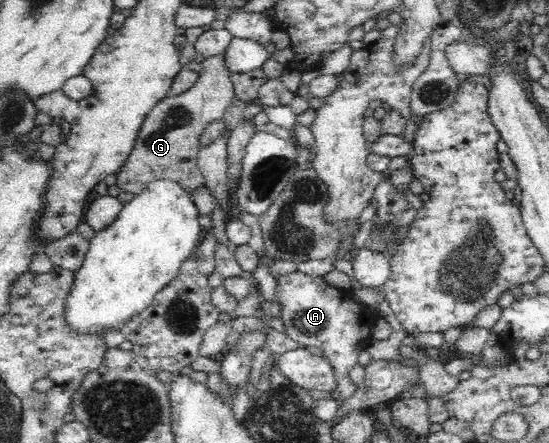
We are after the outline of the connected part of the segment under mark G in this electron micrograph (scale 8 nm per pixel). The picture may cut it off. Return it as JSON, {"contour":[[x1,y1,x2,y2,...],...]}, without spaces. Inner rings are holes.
{"contour":[[224,54,205,59,197,83,179,97,169,96,157,103,145,118,132,154,116,173,116,185,125,192,139,194,153,179,172,179,185,191,199,188,205,182,198,167,202,130,225,114,234,99,231,72,226,68]]}

